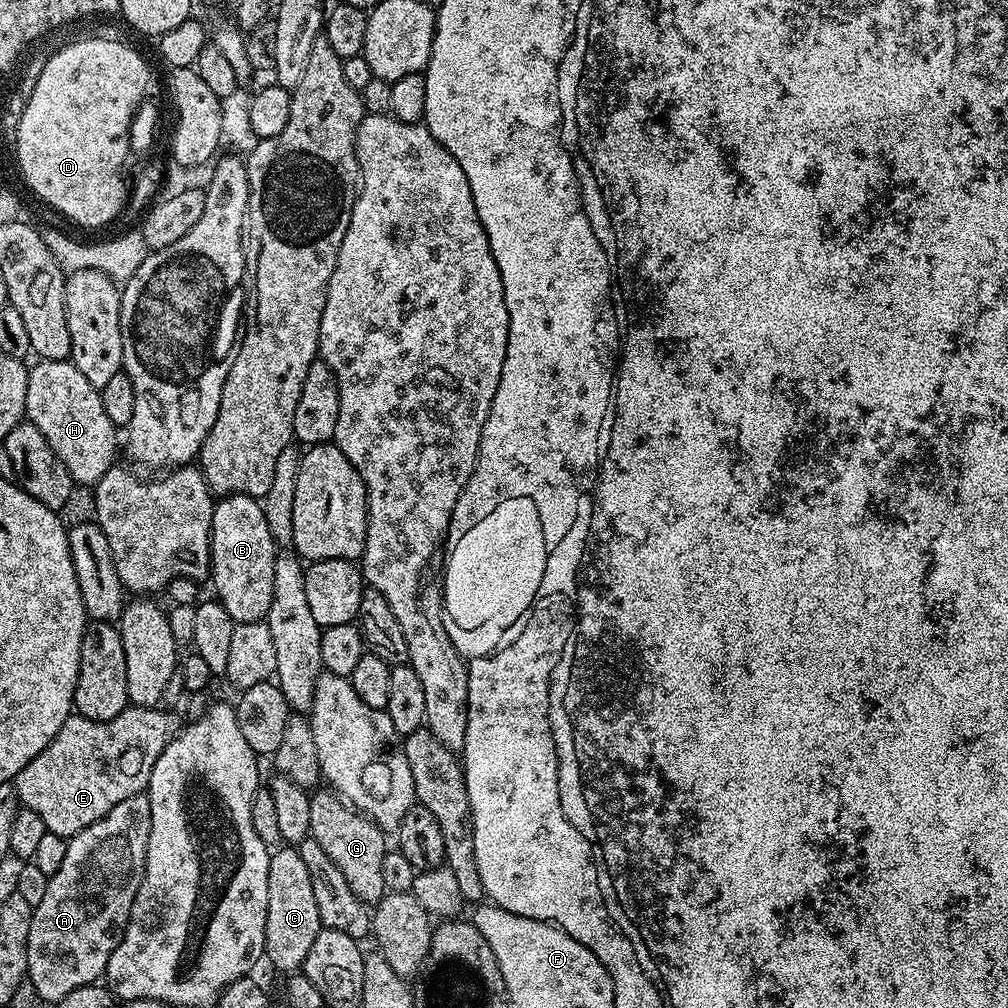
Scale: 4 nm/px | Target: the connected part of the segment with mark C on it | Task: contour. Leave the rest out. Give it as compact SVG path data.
M280 846L269 855L266 886L268 905L264 956L278 971L292 974L303 969L306 954L310 954L310 946L314 946L314 938L318 938L322 927L318 918L318 906L314 902L310 874L306 871L299 850L292 846Z

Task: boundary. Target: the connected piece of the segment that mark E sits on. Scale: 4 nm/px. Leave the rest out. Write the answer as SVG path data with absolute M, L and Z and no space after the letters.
M129 706L118 718L106 722L94 722L79 714L68 716L50 746L16 775L17 801L39 814L48 831L65 838L77 836L86 826L110 814L118 802L147 789L154 762L182 727L181 717L172 712L160 706Z

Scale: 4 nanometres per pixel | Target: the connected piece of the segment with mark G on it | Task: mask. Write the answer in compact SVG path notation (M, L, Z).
M316 790L311 793L310 830L311 839L326 850L330 862L342 870L342 878L346 878L350 890L358 894L358 898L369 906L375 906L386 895L382 882L382 858L386 851L386 834L373 820L362 812L349 806L341 797L331 790Z

